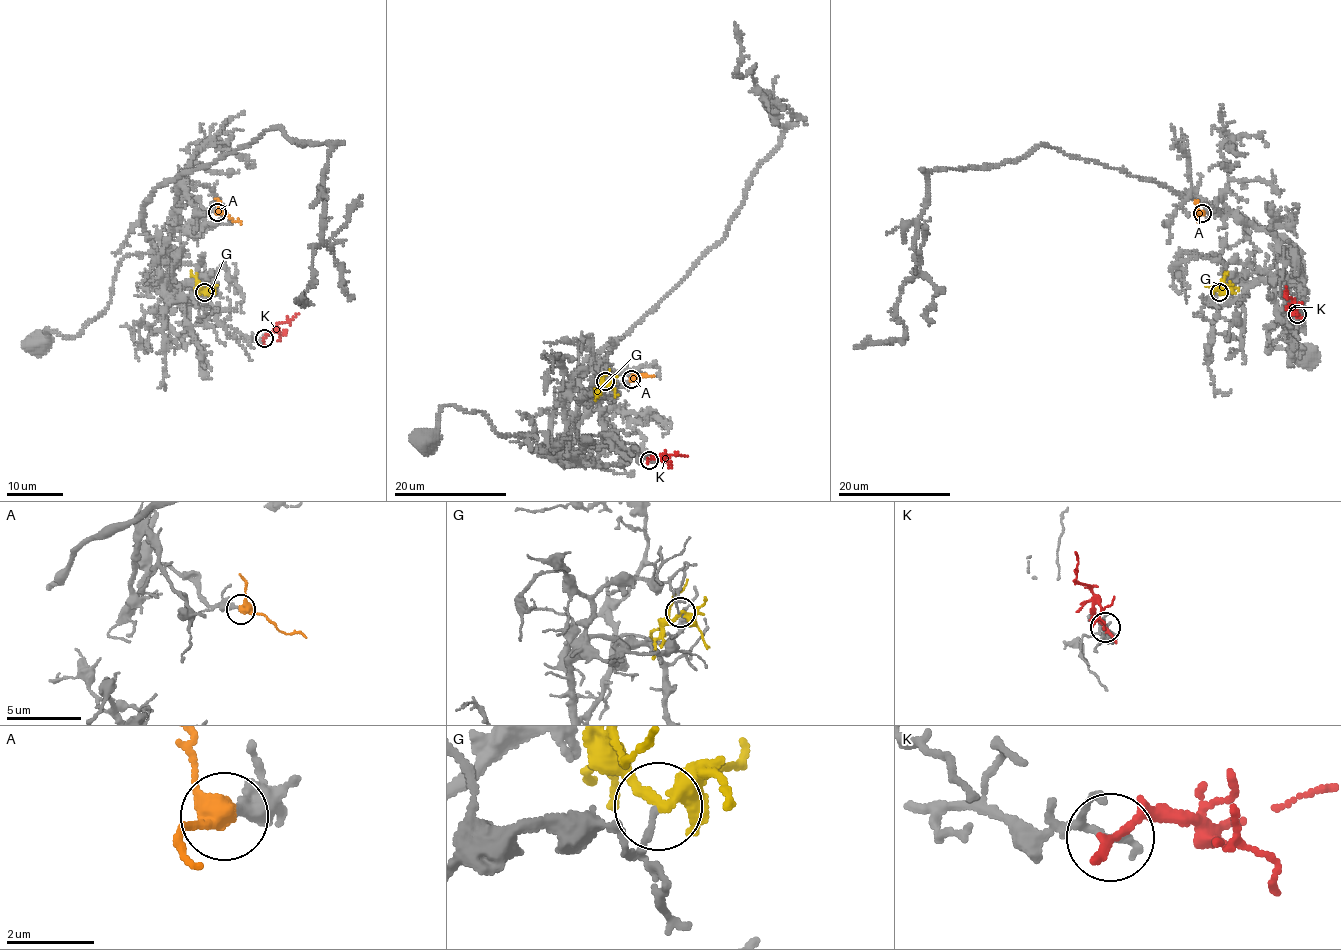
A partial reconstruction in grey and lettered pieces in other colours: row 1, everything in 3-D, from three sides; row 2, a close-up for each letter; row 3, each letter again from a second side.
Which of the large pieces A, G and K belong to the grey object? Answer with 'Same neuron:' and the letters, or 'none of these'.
Same neuron: A

